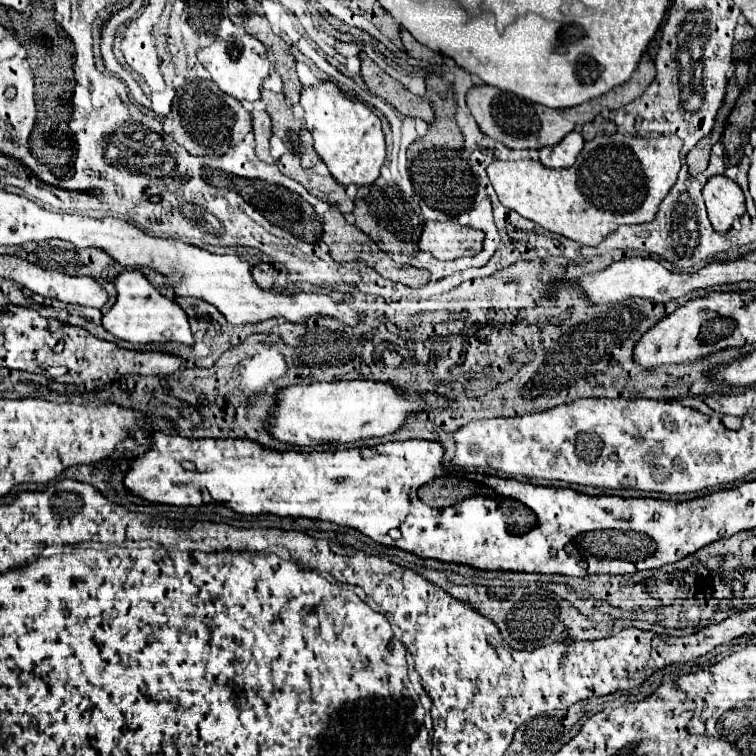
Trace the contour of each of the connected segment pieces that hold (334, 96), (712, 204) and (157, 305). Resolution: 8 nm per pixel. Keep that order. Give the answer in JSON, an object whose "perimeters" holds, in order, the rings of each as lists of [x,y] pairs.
{"perimeters":[[[[319,82],[317,86],[303,88],[299,104],[305,110],[305,124],[313,136],[315,152],[339,184],[367,186],[377,180],[379,168],[385,160],[385,138],[381,132],[381,120],[373,110],[361,102],[345,98],[335,82]]],[[[711,176],[703,186],[709,220],[717,232],[727,232],[735,218],[745,212],[745,196],[737,182],[727,176]]],[[[129,270],[121,272],[113,278],[115,290],[117,290],[117,302],[113,308],[103,316],[103,328],[111,332],[115,338],[133,342],[133,344],[147,344],[147,342],[183,342],[193,344],[189,318],[185,310],[165,298],[143,272]]]]}

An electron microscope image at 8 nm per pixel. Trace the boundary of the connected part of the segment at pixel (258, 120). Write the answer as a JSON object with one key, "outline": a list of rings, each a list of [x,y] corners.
{"outline":[[[253,110],[253,134],[255,134],[255,154],[259,160],[273,164],[275,160],[269,154],[269,138],[271,138],[271,118],[265,110]]]}

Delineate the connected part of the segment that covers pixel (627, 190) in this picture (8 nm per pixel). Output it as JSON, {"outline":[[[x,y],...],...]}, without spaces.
{"outline":[[[601,134],[593,140],[585,142],[581,154],[577,156],[571,168],[545,168],[535,160],[495,160],[487,168],[487,176],[499,196],[499,202],[523,218],[533,220],[535,224],[547,228],[549,232],[561,234],[565,238],[577,240],[585,246],[597,246],[607,234],[611,234],[621,224],[643,224],[651,222],[659,210],[661,200],[671,190],[677,180],[677,172],[681,170],[681,150],[683,142],[669,134],[645,134],[645,136],[623,136]]]}

